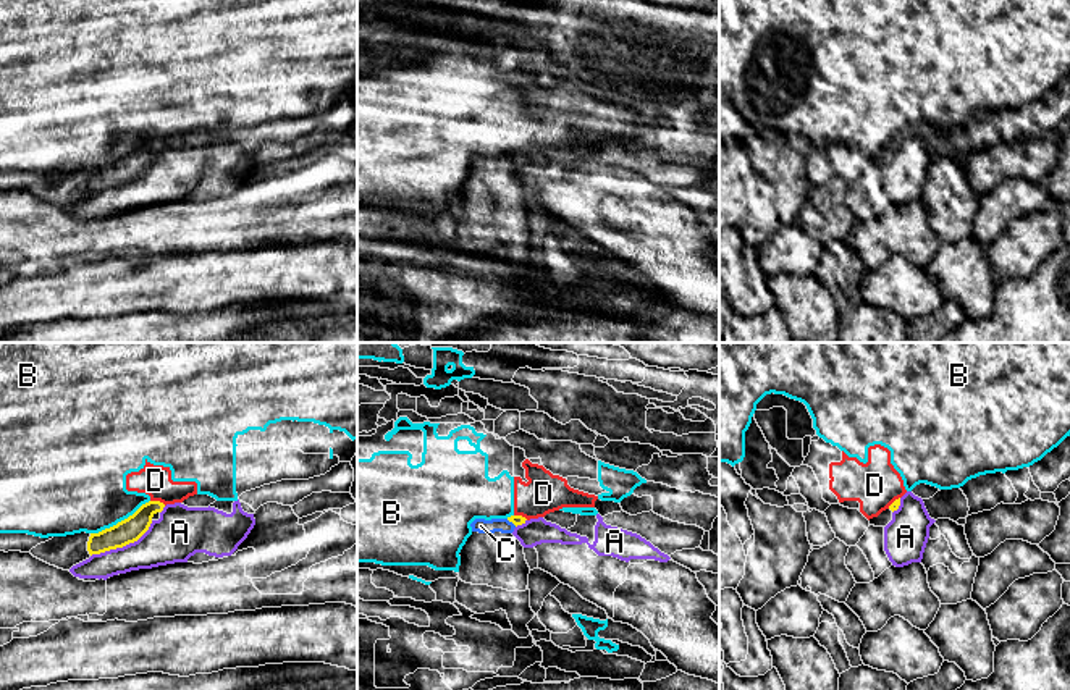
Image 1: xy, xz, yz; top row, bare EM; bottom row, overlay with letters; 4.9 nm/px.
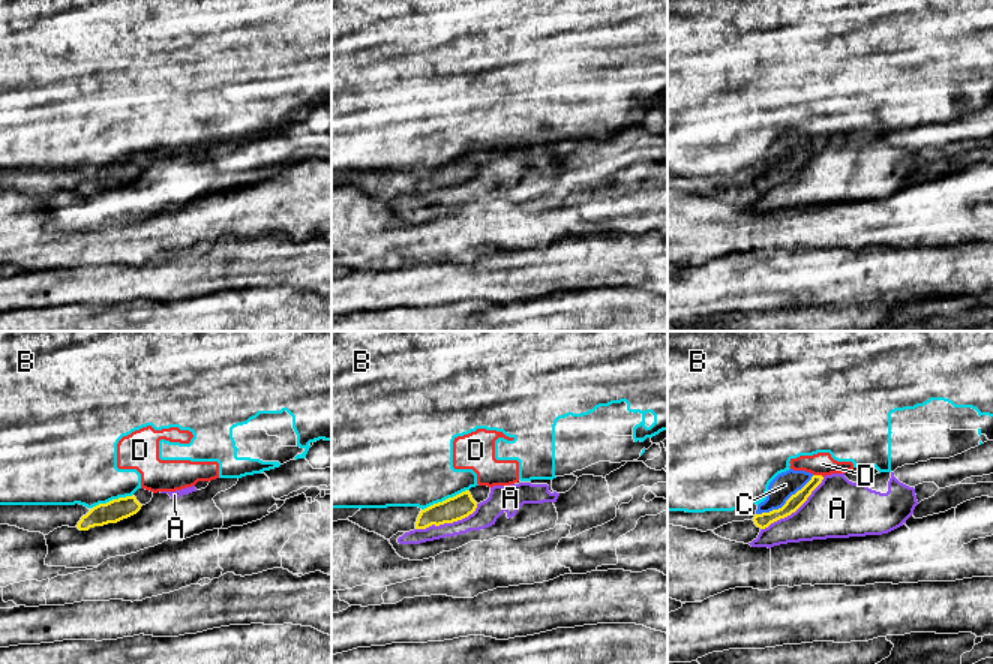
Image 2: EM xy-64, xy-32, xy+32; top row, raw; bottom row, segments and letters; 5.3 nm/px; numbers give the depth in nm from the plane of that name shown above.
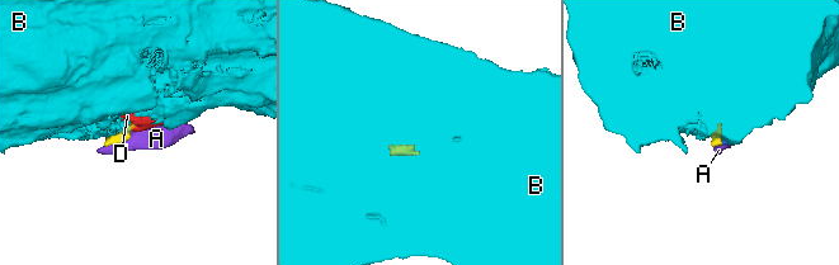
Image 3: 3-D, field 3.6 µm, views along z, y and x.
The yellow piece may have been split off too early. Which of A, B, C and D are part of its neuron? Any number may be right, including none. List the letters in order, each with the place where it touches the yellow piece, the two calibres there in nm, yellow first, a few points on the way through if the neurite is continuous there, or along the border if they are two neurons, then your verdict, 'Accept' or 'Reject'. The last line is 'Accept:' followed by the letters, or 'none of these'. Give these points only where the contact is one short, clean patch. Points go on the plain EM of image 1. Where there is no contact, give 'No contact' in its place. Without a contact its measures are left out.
A: Touches yellow at xy (123, 183). Thickness 120 nm (yellow) against 240 nm. Boundary: xy (152, 159), (136, 178), (91, 194). Reject
B: Touches yellow at xy (122, 159). Thickness 120 nm (yellow) against 440 nm. Boundary: xy (149, 138), (126, 155), (91, 172). Reject
C: Touches yellow at xz (511, 159). Thickness 50 nm (yellow) against 70 nm. Path across: xz (516, 157), (511, 159), (480, 164). Accept
D: Touches yellow at xy (159, 139). Thickness 120 nm (yellow) against 160 nm. Boundary: xy (151, 138), (159, 138), (165, 143). Reject
Accept: C

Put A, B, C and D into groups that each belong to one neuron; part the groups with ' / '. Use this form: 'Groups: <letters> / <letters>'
Groups: A / B D / C

